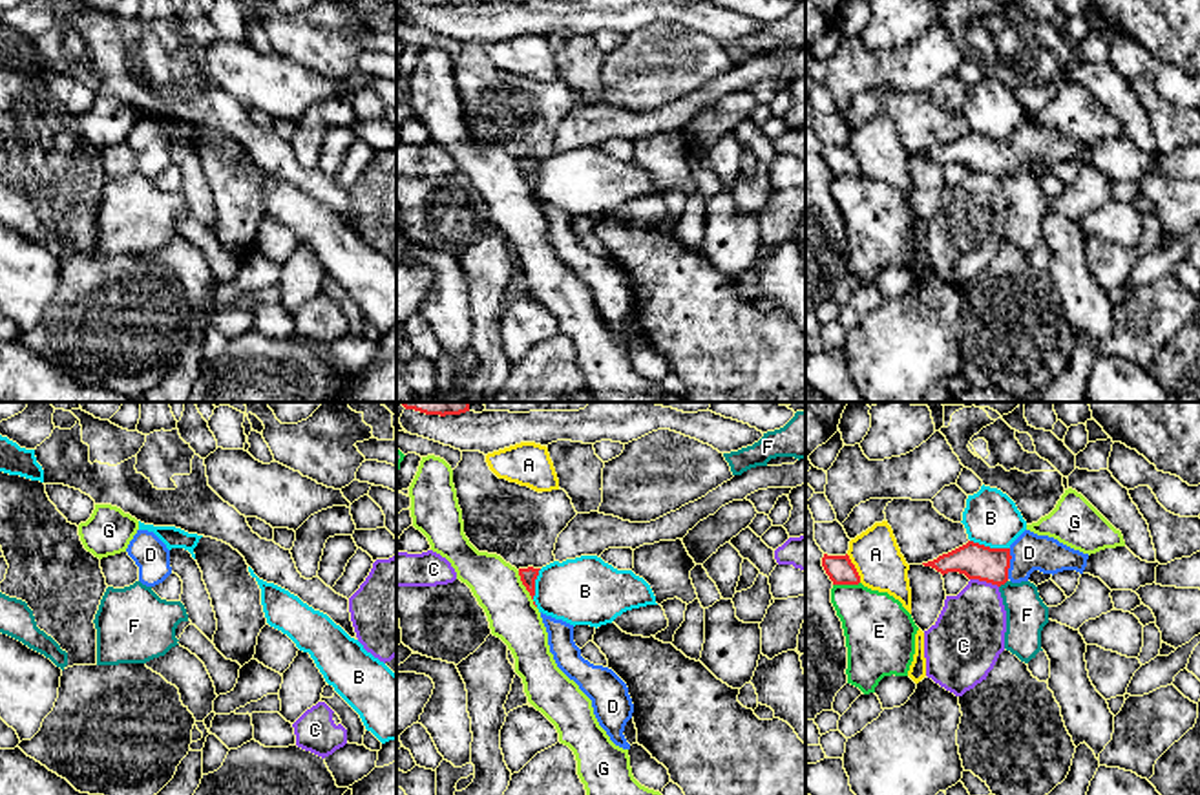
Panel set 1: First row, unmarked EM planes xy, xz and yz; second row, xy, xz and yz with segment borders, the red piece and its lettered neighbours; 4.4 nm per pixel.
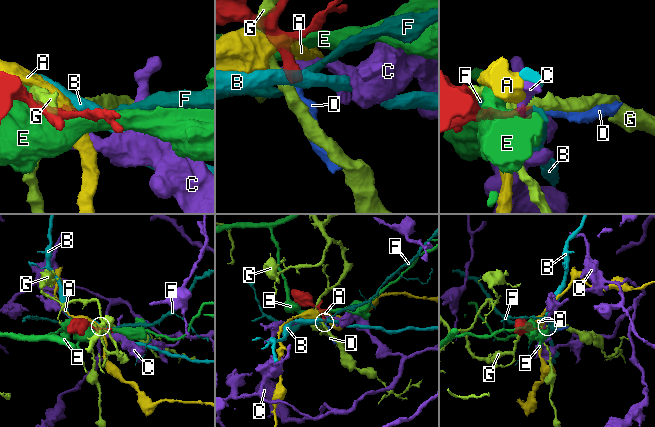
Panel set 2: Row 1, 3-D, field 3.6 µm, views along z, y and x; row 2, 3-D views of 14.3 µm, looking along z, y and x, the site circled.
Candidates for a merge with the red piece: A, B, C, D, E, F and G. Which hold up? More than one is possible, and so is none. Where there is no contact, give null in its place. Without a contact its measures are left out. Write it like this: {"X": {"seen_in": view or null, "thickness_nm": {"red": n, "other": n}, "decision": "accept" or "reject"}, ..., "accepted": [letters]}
{"A": {"seen_in": "yz", "thickness_nm": {"red": 120, "other": 220}, "decision": "reject"}, "B": {"seen_in": "yz", "thickness_nm": {"red": 160, "other": 240}, "decision": "reject"}, "C": {"seen_in": "yz", "thickness_nm": {"red": 160, "other": 300}, "decision": "reject"}, "D": {"seen_in": "yz", "thickness_nm": {"red": 160, "other": 160}, "decision": "accept"}, "E": {"seen_in": "yz", "thickness_nm": {"red": 120, "other": 300}, "decision": "reject"}, "F": {"seen_in": "yz", "thickness_nm": {"red": 160, "other": 180}, "decision": "reject"}, "G": {"seen_in": "xz", "thickness_nm": {"red": 70, "other": 220}, "decision": "reject"}, "accepted": ["D"]}

